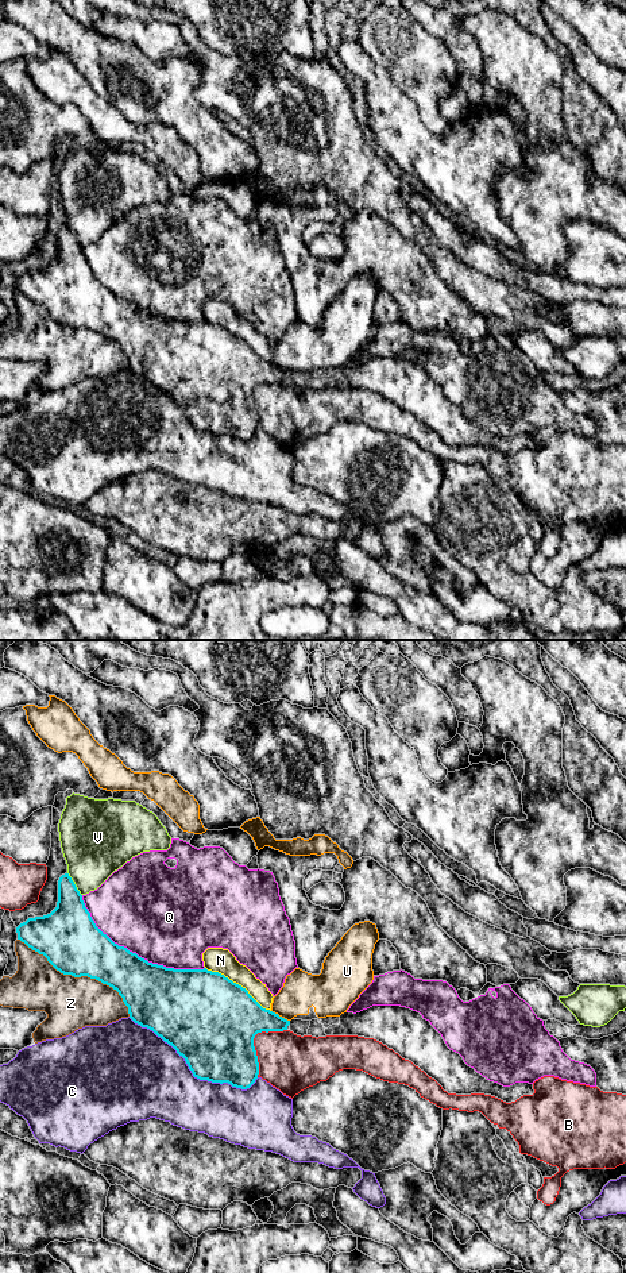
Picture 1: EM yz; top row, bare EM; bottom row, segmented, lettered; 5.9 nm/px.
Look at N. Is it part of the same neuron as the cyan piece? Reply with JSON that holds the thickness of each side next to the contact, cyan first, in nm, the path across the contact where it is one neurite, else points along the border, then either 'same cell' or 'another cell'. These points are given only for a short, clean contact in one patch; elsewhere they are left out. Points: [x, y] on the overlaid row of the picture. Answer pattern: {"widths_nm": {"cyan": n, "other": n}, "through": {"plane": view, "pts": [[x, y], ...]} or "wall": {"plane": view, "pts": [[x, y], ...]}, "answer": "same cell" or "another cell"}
{"widths_nm": {"cyan": 500, "other": 150}, "answer": "another cell"}

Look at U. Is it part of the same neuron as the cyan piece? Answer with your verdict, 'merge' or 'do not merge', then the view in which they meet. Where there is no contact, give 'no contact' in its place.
do not merge | yz

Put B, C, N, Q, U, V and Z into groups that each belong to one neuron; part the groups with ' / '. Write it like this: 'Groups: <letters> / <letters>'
Groups: B / C / N U / Q / V / Z

